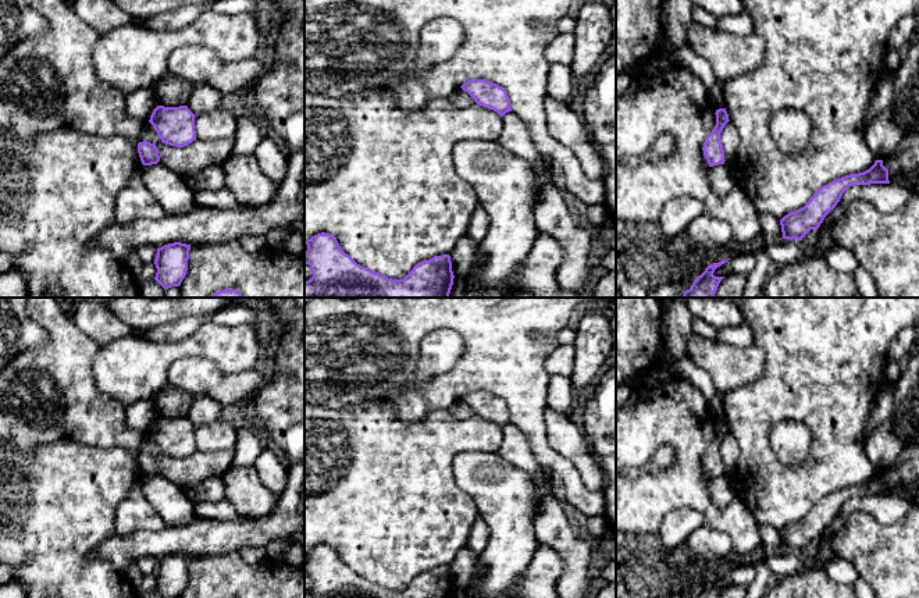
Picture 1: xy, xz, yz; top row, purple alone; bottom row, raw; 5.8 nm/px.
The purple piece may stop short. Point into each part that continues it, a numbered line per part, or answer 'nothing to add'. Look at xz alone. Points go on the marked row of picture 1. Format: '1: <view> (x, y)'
nothing to add

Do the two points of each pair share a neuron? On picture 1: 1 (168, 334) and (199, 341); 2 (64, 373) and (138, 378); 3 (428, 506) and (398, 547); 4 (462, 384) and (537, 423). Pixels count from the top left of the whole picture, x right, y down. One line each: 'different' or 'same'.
1: different
2: different
3: same
4: same

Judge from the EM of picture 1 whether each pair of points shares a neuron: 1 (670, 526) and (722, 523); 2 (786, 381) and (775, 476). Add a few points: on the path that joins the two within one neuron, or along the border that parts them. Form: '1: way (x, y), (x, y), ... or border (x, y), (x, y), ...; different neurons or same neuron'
1: border (673, 511), (695, 509), (705, 523); different neurons
2: way (765, 405), (759, 410), (759, 452); same neuron

